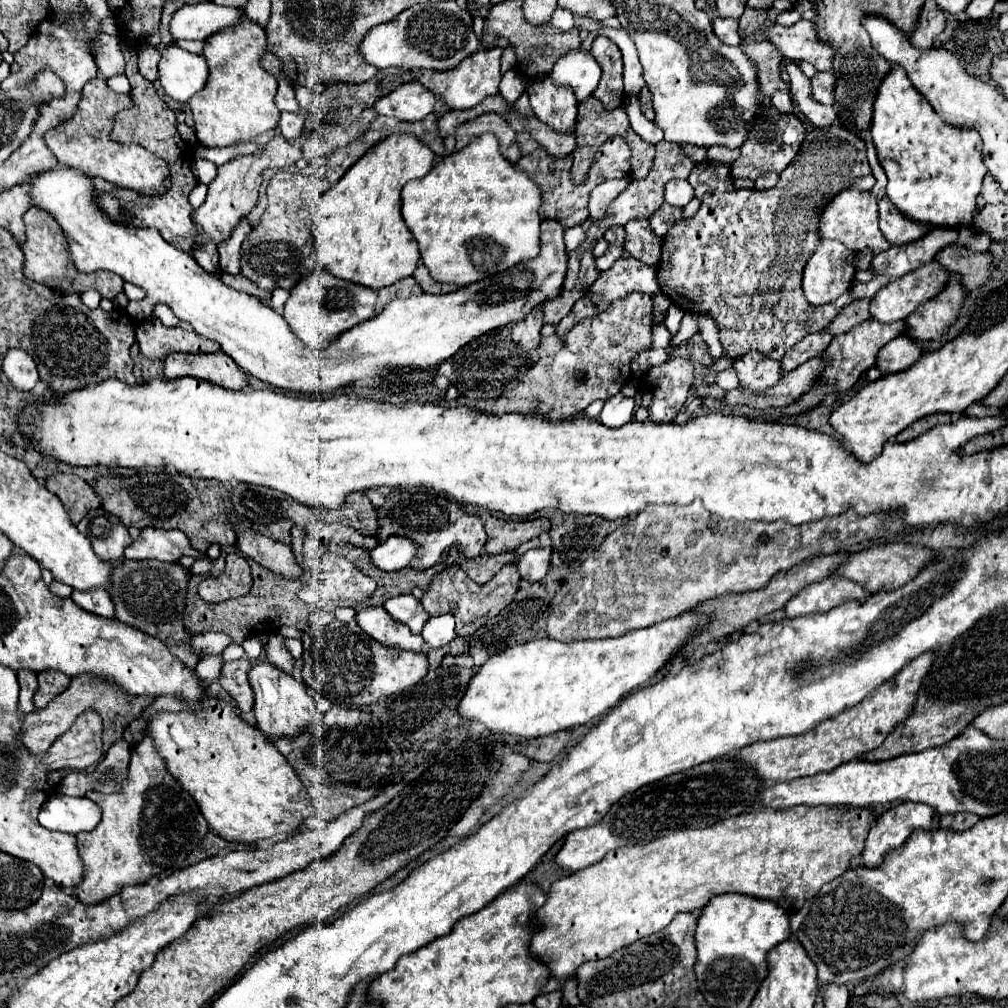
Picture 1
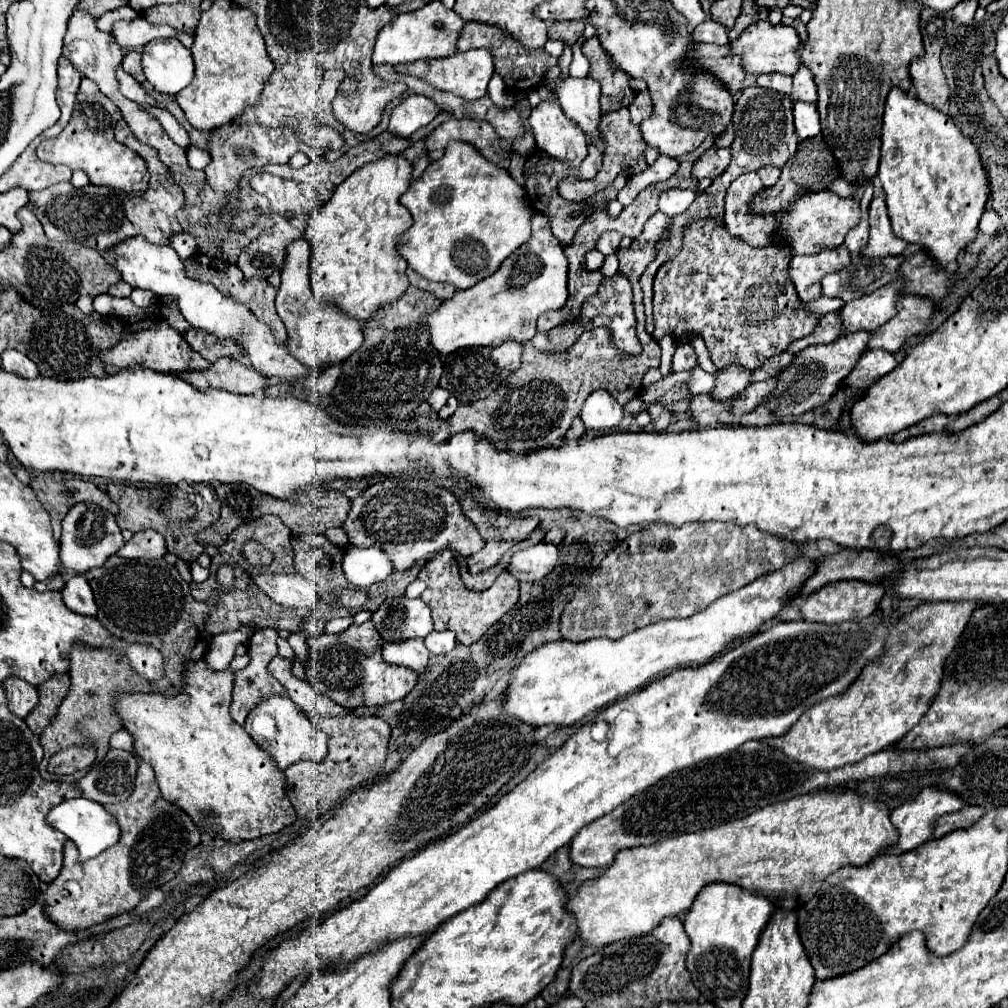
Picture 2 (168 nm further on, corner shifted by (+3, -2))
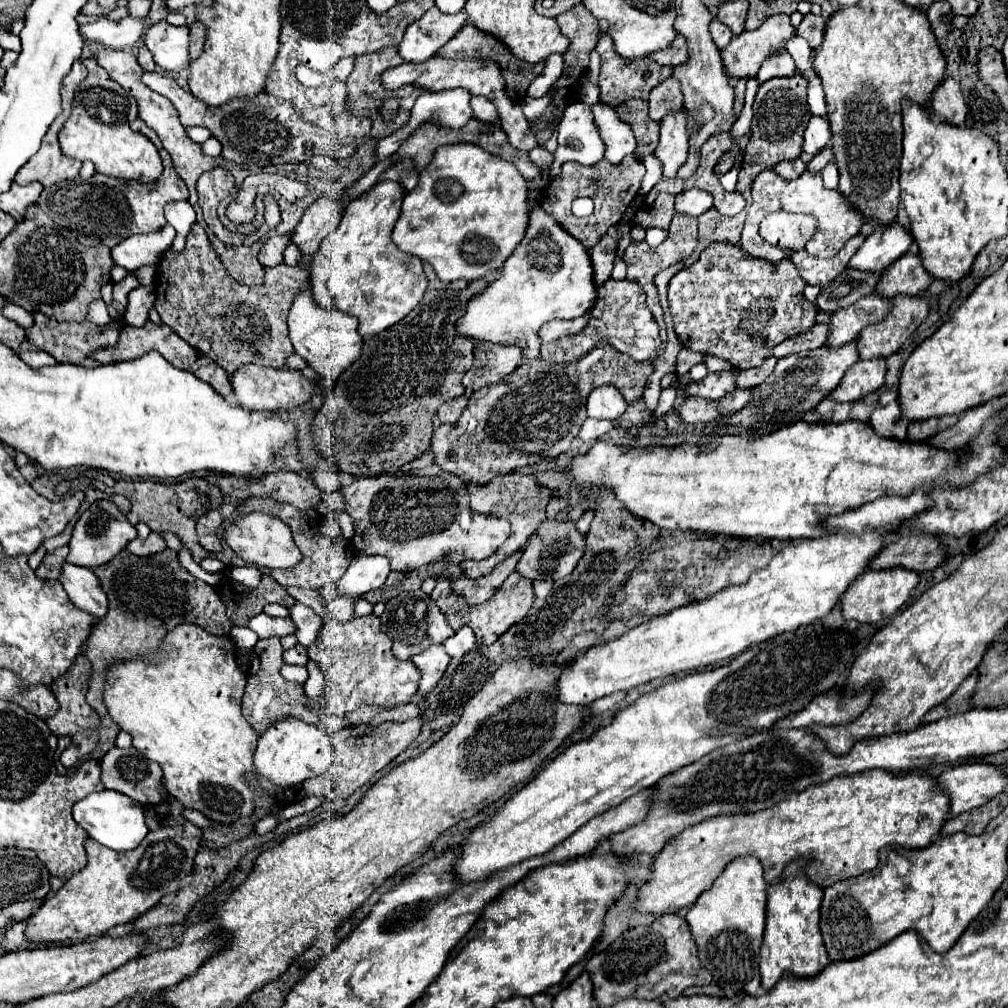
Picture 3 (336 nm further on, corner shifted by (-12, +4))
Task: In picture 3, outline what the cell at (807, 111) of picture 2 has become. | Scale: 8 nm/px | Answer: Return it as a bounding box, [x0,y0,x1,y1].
[803,115,831,159]

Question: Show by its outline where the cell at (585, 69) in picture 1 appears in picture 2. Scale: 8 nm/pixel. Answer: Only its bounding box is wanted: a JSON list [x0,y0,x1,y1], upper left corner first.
[550,77,604,153]

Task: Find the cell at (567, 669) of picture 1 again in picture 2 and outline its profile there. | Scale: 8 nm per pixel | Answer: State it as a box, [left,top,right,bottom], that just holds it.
[504,557,814,727]

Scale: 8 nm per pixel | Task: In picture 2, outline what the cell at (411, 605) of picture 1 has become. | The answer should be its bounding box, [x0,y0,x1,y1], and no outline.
[372,597,434,641]

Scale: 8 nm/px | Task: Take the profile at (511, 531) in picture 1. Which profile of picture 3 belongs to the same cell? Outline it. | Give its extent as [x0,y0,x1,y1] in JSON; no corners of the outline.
[461,475,549,579]

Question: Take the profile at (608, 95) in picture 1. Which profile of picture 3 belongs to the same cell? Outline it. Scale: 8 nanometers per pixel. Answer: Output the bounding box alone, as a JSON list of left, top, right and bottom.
[597,33,671,107]

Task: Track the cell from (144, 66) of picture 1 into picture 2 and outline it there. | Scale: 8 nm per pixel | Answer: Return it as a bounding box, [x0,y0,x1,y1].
[122,51,146,83]

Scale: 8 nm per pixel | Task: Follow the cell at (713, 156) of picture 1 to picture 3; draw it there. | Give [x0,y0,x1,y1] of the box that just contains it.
[733,79,745,117]

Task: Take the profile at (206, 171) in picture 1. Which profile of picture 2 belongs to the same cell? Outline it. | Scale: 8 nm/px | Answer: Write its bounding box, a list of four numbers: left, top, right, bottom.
[186,145,210,169]

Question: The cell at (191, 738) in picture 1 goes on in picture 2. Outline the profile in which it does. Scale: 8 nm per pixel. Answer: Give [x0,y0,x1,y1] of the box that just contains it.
[114,659,296,843]

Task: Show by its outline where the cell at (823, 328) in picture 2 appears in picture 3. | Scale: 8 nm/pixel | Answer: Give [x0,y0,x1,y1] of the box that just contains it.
[773,323,829,357]

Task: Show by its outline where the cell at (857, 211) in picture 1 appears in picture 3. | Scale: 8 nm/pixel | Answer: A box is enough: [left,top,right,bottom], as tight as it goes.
[741,169,865,261]

